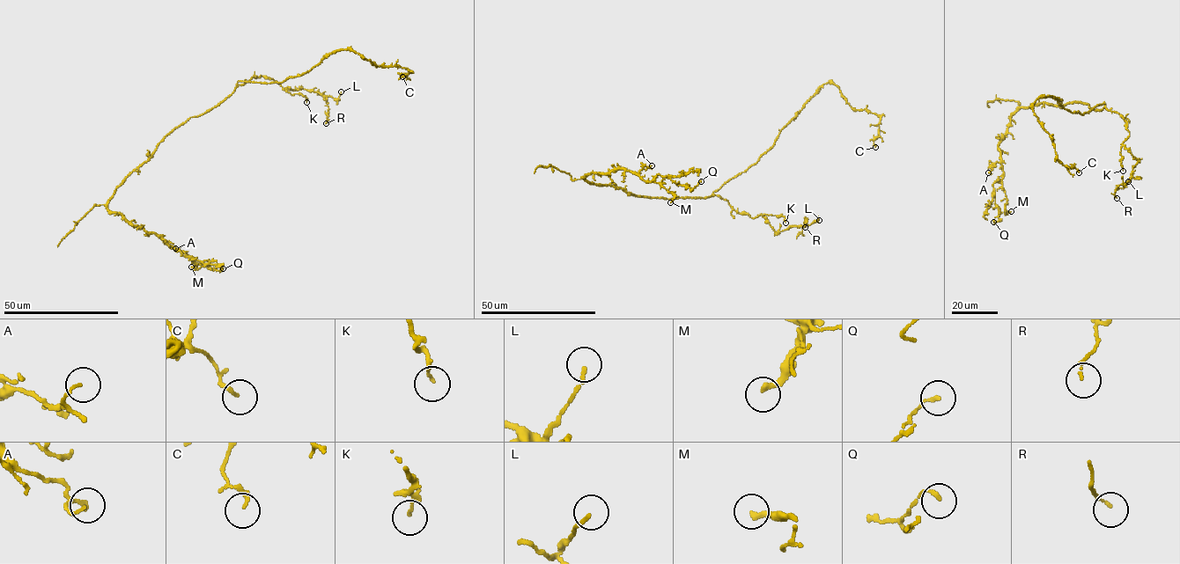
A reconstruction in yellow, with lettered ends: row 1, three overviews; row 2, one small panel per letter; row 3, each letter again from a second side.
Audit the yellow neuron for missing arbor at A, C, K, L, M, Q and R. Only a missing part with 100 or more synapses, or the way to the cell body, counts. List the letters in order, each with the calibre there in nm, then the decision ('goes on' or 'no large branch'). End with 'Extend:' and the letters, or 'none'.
A: calibre 110 nm; no large branch
C: calibre 170 nm; no large branch
K: calibre 100 nm; no large branch
L: calibre 140 nm; no large branch
M: calibre 240 nm; no large branch
Q: calibre 140 nm; no large branch
R: calibre 110 nm; no large branch
Extend: none

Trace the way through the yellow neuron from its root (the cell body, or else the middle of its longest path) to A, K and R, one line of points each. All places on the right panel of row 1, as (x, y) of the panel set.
A: (1095, 109), (1073, 101), (1021, 108), (1012, 115), (999, 144), (1000, 160), (988, 172)
K: (1095, 109), (1100, 111), (1106, 106), (1117, 113), (1126, 122), (1130, 135), (1120, 152), (1123, 171)
R: (1095, 109), (1106, 106), (1125, 120), (1130, 135), (1123, 144), (1138, 160), (1128, 181), (1117, 187), (1117, 198)

